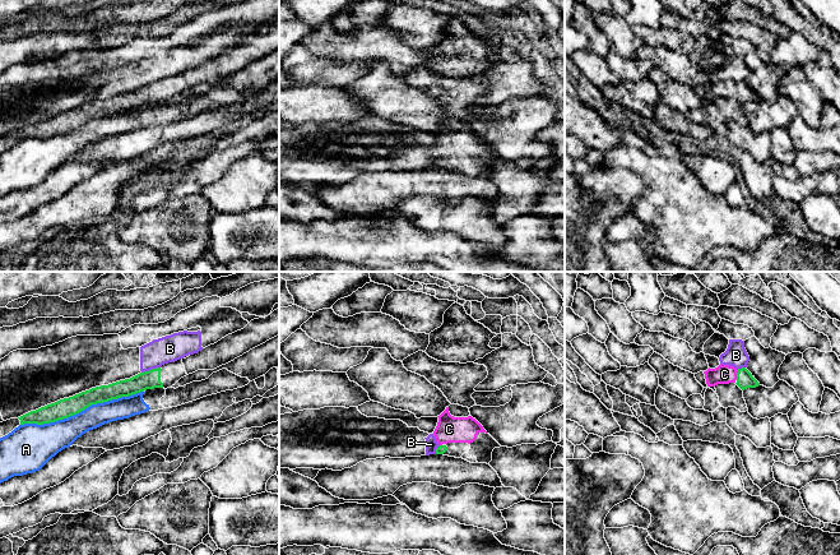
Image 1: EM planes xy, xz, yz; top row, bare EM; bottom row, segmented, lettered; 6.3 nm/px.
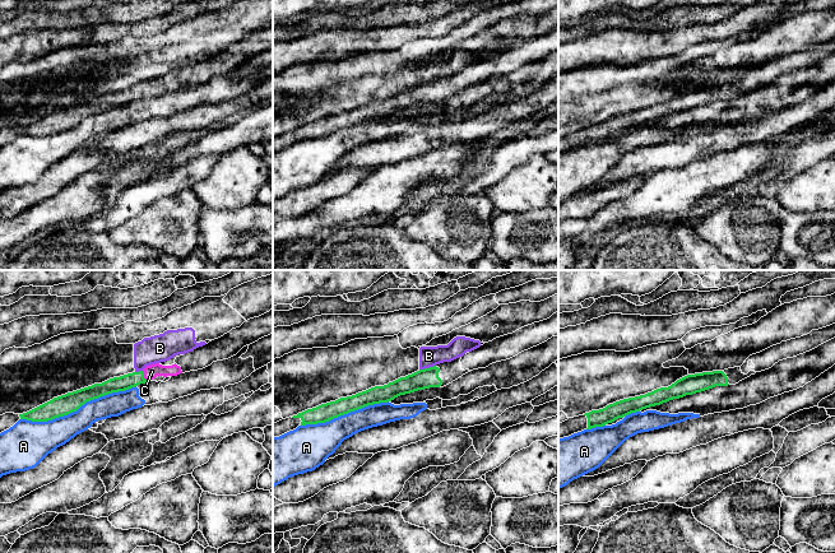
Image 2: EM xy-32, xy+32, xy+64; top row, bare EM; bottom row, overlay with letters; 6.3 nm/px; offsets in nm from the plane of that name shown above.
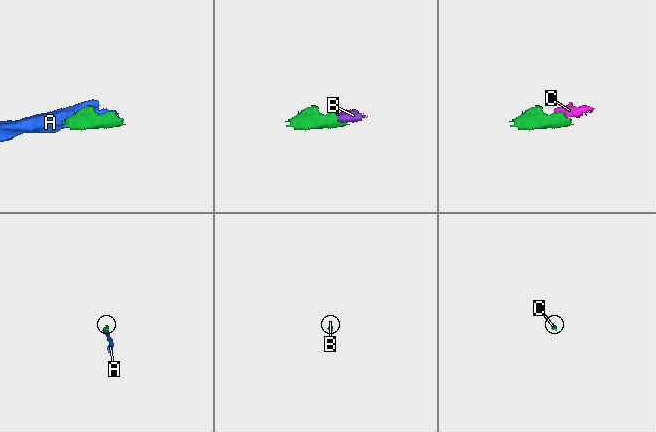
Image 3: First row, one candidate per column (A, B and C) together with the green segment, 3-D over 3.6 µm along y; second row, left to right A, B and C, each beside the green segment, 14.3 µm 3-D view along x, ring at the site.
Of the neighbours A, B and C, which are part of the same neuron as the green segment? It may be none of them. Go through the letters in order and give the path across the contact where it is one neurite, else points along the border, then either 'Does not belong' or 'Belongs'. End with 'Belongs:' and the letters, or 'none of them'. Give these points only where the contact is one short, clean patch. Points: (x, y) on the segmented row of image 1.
A: Does not belong
B: Boundary: xy (159, 366), (142, 373). Does not belong
C: Path across: yz (745, 379), (737, 374), (724, 374). Belongs
Belongs: C

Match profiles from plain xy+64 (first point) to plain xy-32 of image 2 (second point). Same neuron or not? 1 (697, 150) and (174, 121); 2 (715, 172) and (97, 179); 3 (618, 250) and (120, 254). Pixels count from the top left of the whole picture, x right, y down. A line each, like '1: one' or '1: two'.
1: one
2: one
3: one

